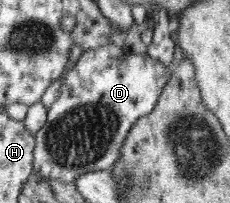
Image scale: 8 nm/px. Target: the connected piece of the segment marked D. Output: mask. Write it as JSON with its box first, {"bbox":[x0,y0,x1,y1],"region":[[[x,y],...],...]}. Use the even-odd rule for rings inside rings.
{"bbox":[35,44,173,184],"region":[[[114,44],[81,54],[75,66],[65,73],[59,95],[48,108],[45,124],[35,135],[35,176],[76,184],[77,177],[85,173],[109,171],[117,164],[132,126],[156,108],[158,98],[172,77],[173,67],[167,67],[147,55],[133,54],[128,48],[120,51]]]}

